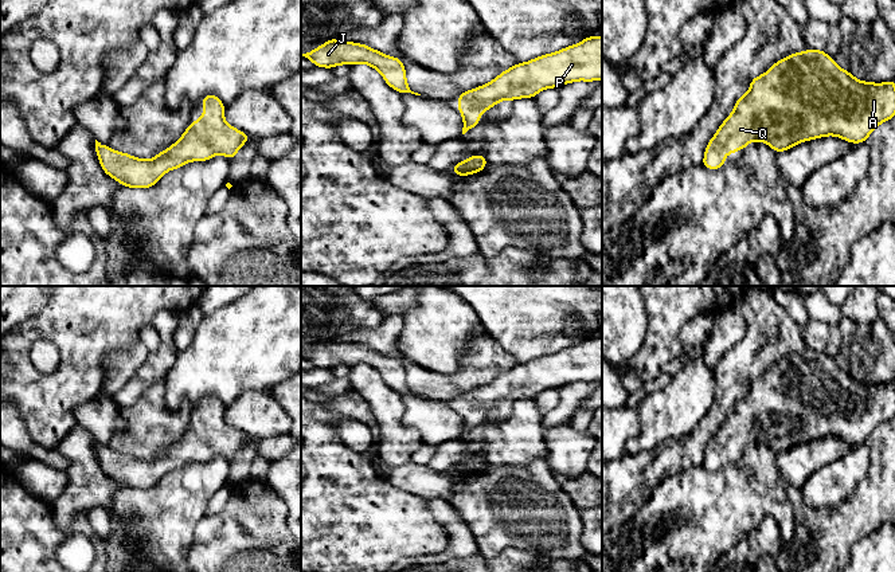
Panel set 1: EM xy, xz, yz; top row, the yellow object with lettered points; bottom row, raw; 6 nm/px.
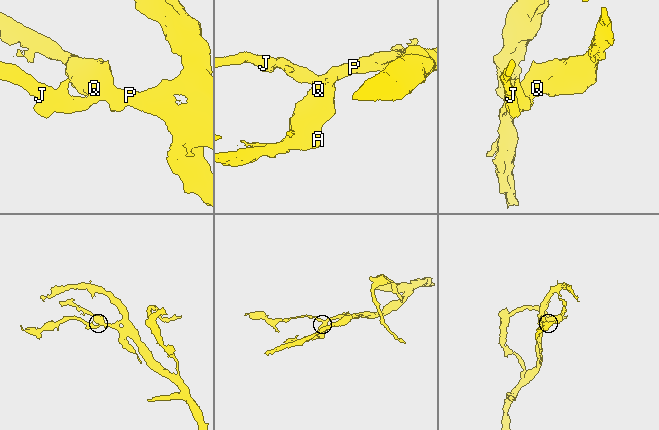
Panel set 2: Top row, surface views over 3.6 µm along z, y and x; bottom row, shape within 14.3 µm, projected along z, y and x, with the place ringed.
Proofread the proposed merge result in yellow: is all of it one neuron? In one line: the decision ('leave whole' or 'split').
leave whole

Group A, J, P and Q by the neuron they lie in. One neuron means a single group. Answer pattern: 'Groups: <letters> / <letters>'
Groups: A J P Q

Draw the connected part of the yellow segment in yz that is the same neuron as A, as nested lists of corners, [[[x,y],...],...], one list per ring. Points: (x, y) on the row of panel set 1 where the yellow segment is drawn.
[[[808,48],[774,63],[767,73],[753,78],[749,91],[739,97],[732,113],[723,121],[706,146],[701,165],[724,166],[724,156],[761,141],[777,153],[800,142],[836,136],[848,142],[865,142],[872,130],[895,117],[895,79],[884,83],[863,82],[840,68],[832,56]]]

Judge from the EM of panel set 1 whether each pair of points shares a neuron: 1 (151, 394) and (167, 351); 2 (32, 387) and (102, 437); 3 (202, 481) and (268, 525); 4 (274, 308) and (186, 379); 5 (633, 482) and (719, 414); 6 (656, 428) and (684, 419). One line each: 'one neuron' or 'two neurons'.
1: two neurons
2: two neurons
3: two neurons
4: one neuron
5: one neuron
6: one neuron

